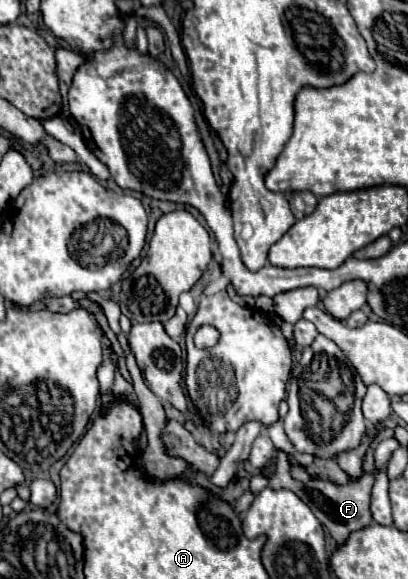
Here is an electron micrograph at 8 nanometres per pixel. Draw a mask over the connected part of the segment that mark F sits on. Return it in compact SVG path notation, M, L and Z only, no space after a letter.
M283 452L277 454L277 468L273 472L273 476L269 478L269 488L273 490L281 490L287 488L291 492L295 492L309 508L311 512L317 516L317 520L329 530L331 538L341 546L347 542L351 532L357 532L365 526L369 526L371 520L371 512L369 512L369 500L371 500L371 480L373 476L363 474L363 478L359 482L349 482L347 486L335 486L331 482L323 482L323 480L311 480L311 482L299 482L291 476L289 466L287 466L287 456Z

